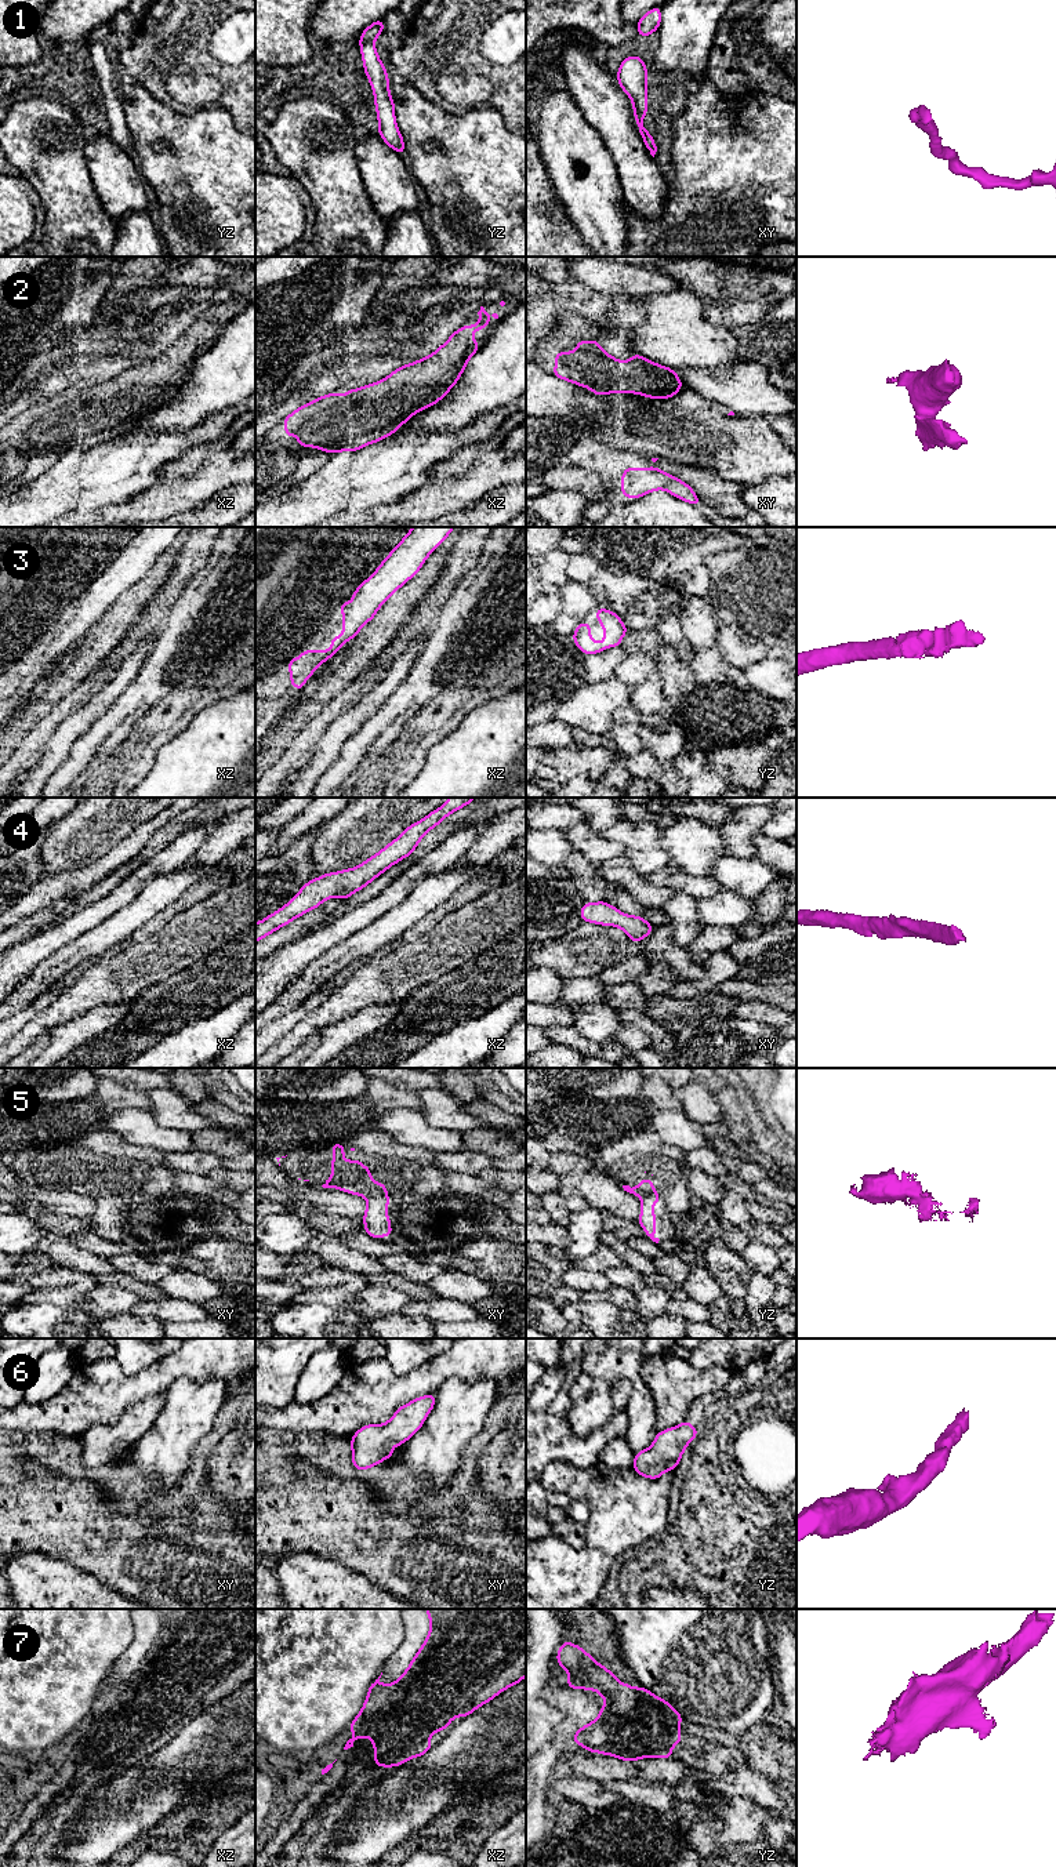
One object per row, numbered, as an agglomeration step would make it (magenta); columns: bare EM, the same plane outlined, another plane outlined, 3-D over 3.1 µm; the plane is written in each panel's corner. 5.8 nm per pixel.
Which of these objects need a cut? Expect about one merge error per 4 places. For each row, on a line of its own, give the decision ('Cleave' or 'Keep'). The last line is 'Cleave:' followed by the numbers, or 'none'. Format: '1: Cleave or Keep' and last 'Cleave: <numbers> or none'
1: Keep
2: Keep
3: Keep
4: Keep
5: Cleave
6: Keep
7: Keep
Cleave: 5

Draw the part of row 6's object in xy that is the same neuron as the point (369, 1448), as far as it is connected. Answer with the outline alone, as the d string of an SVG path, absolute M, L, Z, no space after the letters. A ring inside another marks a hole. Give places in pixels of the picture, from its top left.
M429 1394L400 1406L385 1424L367 1424L351 1438L352 1464L358 1471L393 1457L393 1446L403 1445L424 1424L433 1409L436 1395Z

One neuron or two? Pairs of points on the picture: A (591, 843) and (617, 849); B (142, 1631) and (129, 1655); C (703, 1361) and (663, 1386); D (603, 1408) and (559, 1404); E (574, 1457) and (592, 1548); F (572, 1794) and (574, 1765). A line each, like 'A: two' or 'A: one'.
A: one
B: one
C: two
D: two
E: two
F: two

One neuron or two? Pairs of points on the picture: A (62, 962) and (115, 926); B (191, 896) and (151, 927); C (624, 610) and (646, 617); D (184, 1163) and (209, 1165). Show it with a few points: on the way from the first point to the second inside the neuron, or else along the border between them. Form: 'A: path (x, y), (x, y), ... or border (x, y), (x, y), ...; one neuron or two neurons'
A: path (75, 952), (102, 939); one neuron
B: path (181, 904), (160, 921); one neuron
C: path (630, 610), (641, 611); one neuron
D: path (189, 1163), (203, 1163); one neuron

